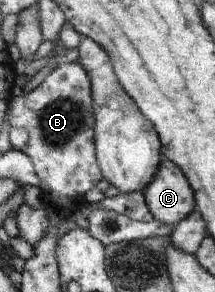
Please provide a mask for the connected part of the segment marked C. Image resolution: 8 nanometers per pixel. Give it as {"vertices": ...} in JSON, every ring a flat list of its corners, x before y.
{"vertices":[[161,159,151,182,142,189,147,210,154,220,174,226,194,209,195,200,187,180,171,162]]}

